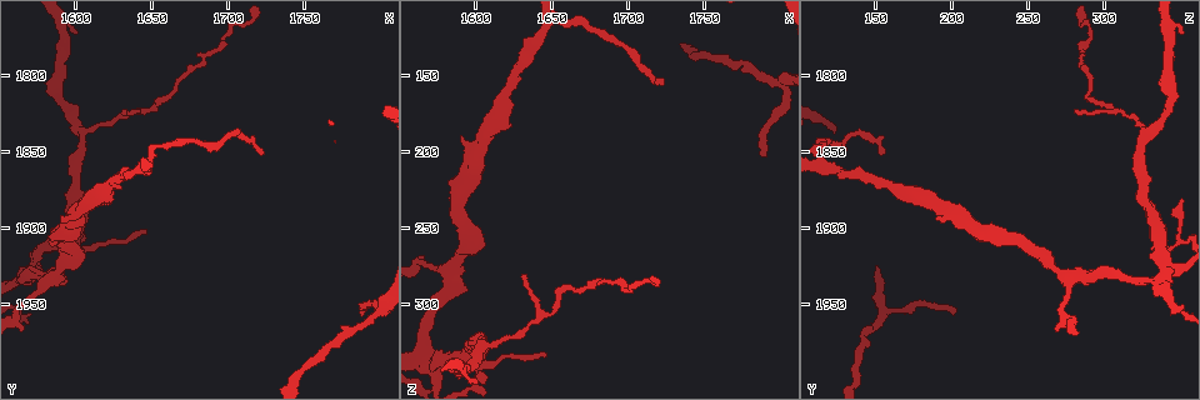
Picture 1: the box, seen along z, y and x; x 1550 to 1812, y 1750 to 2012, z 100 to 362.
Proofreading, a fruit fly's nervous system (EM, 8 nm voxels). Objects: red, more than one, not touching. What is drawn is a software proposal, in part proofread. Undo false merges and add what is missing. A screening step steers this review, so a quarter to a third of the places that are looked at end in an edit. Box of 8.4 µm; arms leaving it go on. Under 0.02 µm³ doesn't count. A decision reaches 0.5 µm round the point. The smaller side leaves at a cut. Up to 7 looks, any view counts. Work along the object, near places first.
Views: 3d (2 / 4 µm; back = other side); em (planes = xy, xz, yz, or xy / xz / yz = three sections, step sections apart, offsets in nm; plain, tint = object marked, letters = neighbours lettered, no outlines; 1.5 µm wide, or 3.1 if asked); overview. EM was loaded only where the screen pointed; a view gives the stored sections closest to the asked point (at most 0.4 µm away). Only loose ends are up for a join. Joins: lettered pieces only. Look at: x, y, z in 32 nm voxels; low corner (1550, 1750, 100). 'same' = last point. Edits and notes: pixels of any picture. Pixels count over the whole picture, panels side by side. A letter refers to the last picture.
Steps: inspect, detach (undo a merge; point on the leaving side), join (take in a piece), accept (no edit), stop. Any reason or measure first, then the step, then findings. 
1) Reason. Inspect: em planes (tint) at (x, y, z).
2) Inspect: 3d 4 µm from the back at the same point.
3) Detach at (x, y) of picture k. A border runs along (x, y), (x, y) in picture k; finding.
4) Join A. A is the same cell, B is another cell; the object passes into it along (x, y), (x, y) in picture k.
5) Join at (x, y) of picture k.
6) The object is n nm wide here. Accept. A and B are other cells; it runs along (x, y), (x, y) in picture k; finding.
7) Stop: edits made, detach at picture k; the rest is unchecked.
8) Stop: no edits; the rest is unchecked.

An open end. Inspect: 3d 2 µm at (1590, 1894, 190).

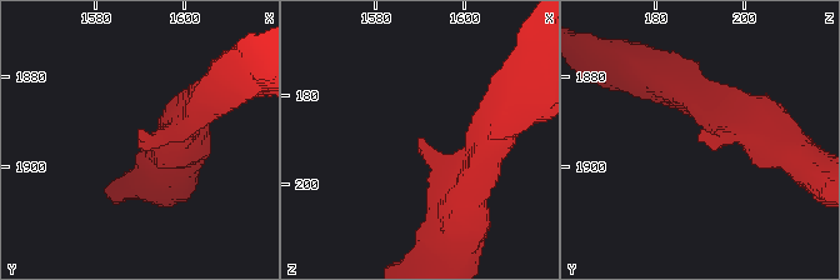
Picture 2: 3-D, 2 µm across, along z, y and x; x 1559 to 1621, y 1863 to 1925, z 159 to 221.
Need the tissue. Inspect: em planes (tint) at (1590, 1893, 189).

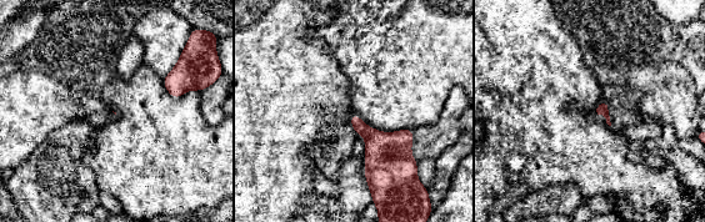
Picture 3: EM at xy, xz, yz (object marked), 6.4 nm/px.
What lies round it. Inspect: em planes (letters) at the same point.

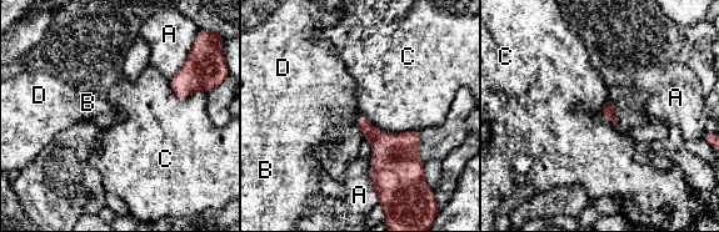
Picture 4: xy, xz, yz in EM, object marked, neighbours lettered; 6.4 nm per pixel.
Accept. A, B, C and D are other cells; a border runs along (358, 114), (388, 132), (418, 131) in picture 4; none of them fits.

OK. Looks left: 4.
Branch stops here. Inspect: em xz step 8 (letters) at (1790, 1954, 202).

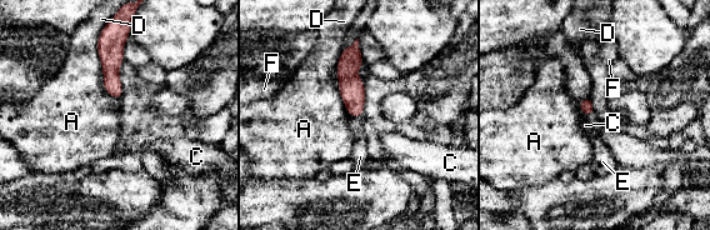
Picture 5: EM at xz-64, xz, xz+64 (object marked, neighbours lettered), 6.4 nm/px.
Cut it another way. Inspect: em planes (letters) at the same point.

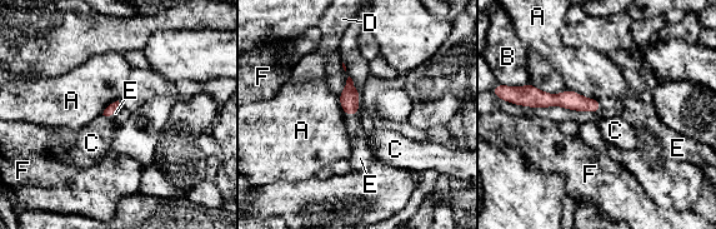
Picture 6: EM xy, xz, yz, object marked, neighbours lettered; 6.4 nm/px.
Join E. E is the same cell, A, B, C, D and F are other cells; the object passes into it along (349, 99), (351, 114), (360, 152) in picture 6; the cell continues.

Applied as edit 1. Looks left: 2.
Stop: edits made, join at picture 6; the rest is unchecked.

